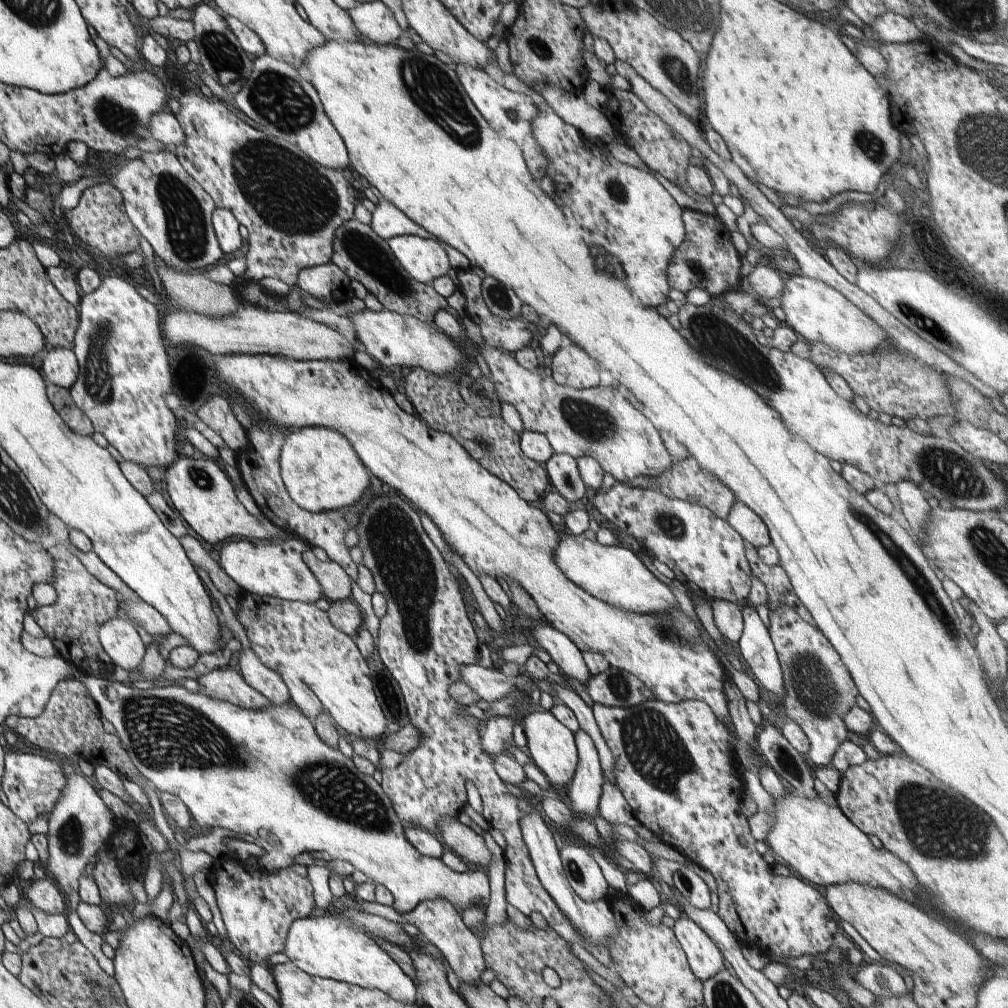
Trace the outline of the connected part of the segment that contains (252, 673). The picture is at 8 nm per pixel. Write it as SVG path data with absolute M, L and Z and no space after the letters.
M242 649L239 656L240 670L245 681L254 690L263 694L274 705L290 704L289 690L278 672L260 662L256 653L250 649Z

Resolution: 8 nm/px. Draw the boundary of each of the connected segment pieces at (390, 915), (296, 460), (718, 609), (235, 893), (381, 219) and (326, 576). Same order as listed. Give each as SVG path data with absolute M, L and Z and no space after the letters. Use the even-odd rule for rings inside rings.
M358 898L358 904L370 912L370 914L381 916L383 919L404 924L414 924L420 932L428 938L428 940L436 945L443 954L443 957L448 961L450 968L454 970L457 978L464 984L471 987L478 987L482 983L482 972L487 970L484 960L483 950L478 935L475 935L462 922L462 914L458 912L452 903L444 899L433 899L432 901L422 901L418 906L415 906L411 911L401 913L393 906L386 906L374 900L363 901Z
M304 427L285 436L281 475L287 488L283 494L294 499L304 510L319 513L356 504L370 486L372 474L343 434L326 427Z
M710 600L713 617L720 634L735 645L743 633L742 607L727 600Z
M230 853L216 857L213 864L207 879L214 889L227 937L255 964L264 964L272 954L283 952L295 920L318 913L309 878L300 876L291 867L275 871L268 871L259 864L248 867Z
M386 199L379 202L372 213L373 231L384 240L389 241L396 235L412 235L430 238L431 234L408 218L397 206Z
M304 550L302 558L322 585L324 596L327 600L333 602L352 598L351 578L337 562L322 562L311 550Z

